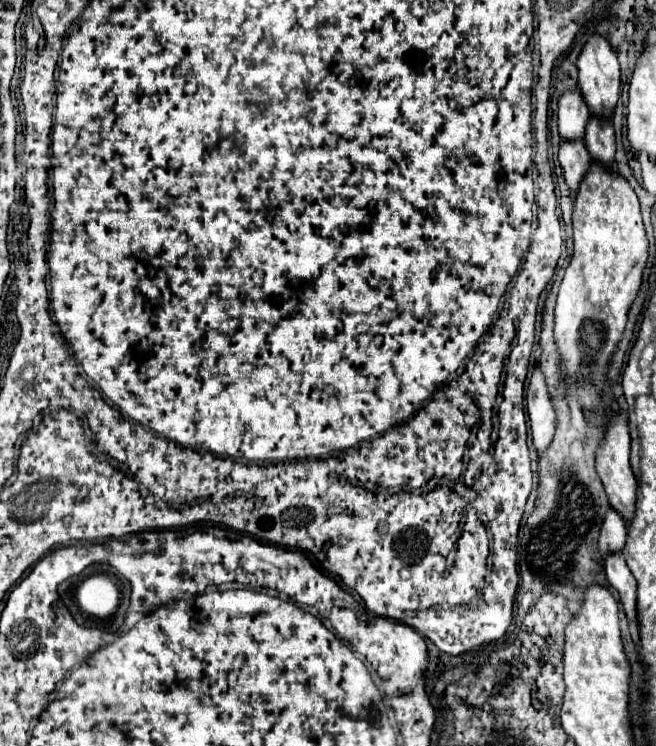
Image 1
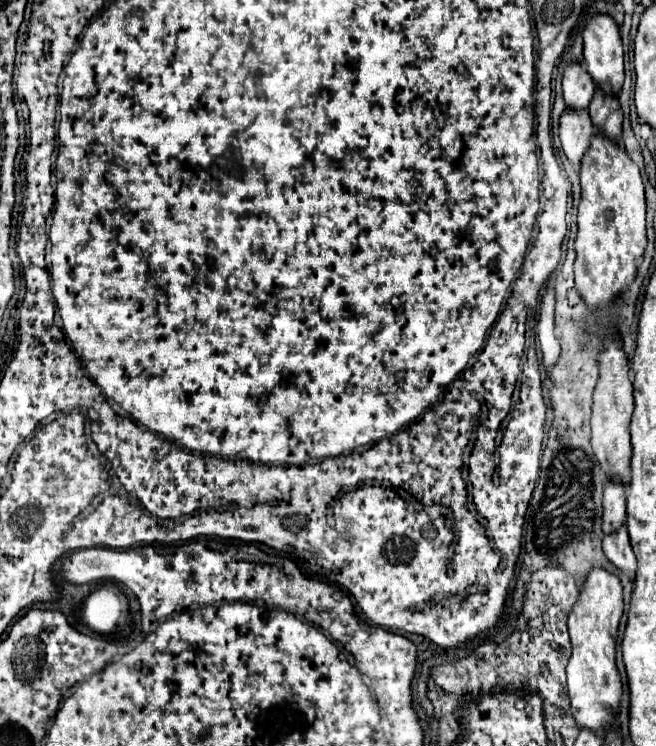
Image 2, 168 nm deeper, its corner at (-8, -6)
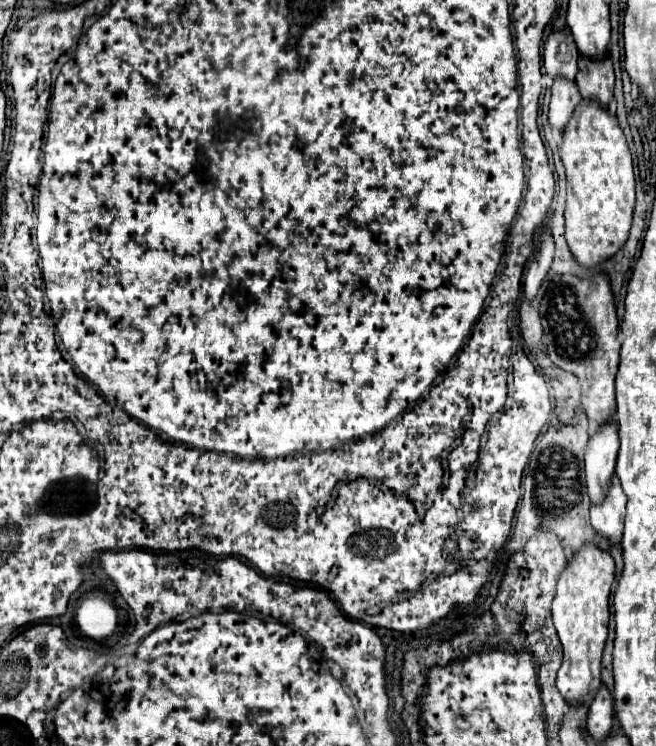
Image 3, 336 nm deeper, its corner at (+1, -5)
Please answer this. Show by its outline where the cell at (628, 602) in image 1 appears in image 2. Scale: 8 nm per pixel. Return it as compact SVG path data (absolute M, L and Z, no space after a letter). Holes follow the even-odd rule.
M621 528L615 534L605 536L603 538L603 552L605 552L605 556L611 560L611 564L615 568L619 568L625 576L629 576L631 582L635 580L637 560L635 560L635 554L631 550L631 544L629 544L627 528Z

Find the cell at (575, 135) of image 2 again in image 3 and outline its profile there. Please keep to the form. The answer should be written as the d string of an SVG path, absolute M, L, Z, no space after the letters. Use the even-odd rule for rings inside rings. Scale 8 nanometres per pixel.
M554 79L552 85L552 99L550 99L550 111L548 119L554 131L562 133L574 107L582 101L582 95L576 87L576 83L570 83L568 79Z

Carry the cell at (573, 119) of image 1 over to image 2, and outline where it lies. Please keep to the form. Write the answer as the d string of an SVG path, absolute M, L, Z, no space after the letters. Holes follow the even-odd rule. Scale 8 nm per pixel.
M571 64L563 72L563 94L567 108L587 110L591 104L591 96L595 94L595 84L587 70L579 64Z

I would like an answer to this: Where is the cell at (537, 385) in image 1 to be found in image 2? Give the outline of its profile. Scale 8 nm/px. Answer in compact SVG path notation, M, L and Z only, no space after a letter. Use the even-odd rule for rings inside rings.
M551 288L541 296L539 308L541 308L541 316L539 316L539 324L537 324L537 336L539 336L539 344L541 344L541 352L543 352L543 368L545 368L545 372L549 372L557 364L557 358L561 354L561 346L559 346L559 340L553 330L555 296L553 296Z

